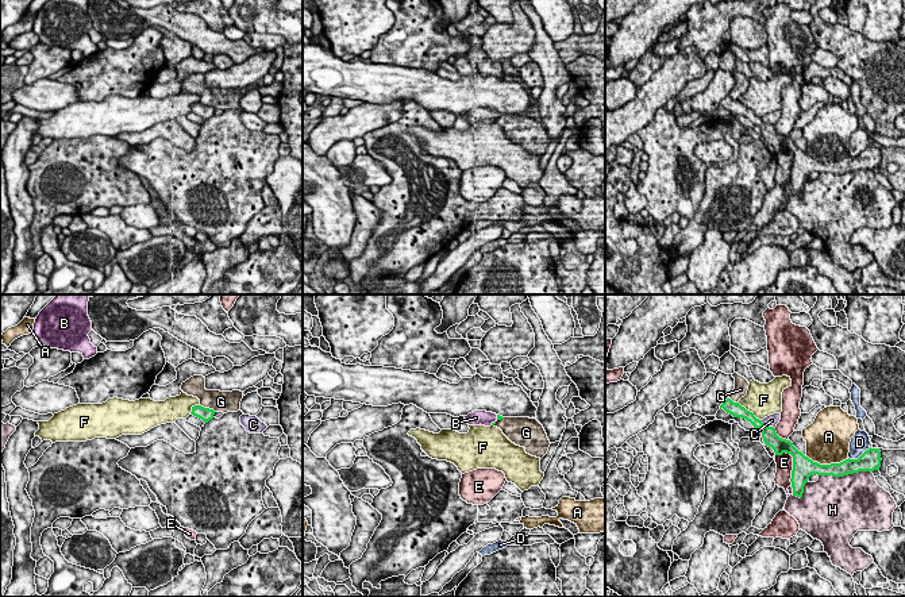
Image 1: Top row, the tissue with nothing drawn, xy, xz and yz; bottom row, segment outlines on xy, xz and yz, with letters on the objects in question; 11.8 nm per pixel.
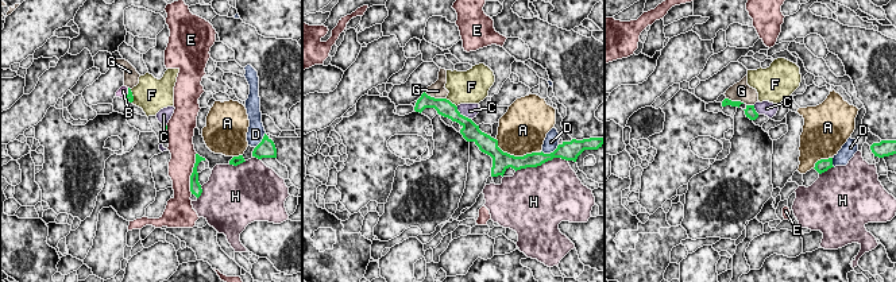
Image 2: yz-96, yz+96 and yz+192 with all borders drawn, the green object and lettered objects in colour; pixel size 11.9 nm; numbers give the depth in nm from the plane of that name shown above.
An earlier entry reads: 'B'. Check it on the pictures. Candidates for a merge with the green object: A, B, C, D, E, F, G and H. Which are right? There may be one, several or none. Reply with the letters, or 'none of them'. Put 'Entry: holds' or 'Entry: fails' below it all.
B
Entry: holds

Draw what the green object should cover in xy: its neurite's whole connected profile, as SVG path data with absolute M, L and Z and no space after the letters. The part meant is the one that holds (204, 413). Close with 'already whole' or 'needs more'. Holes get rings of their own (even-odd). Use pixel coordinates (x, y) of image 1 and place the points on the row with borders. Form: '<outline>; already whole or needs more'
M195 405L192 407L192 412L193 416L201 419L204 423L208 423L209 420L213 419L215 411L209 409L209 408L204 408L201 405Z; already whole

